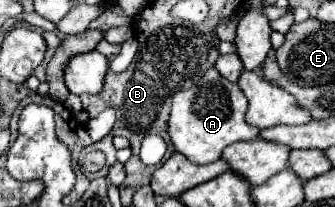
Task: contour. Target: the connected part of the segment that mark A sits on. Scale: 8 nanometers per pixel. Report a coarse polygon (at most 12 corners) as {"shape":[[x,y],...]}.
{"shape":[[216,68],[172,96],[174,150],[210,164],[258,136]]}

